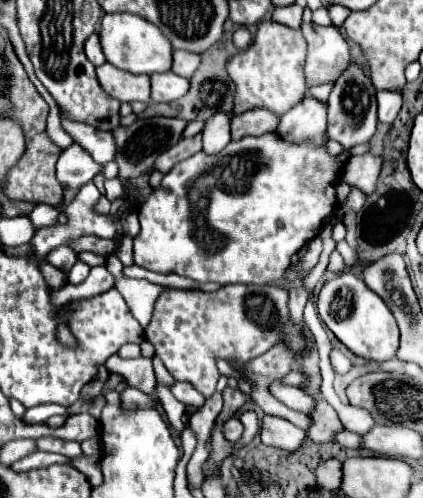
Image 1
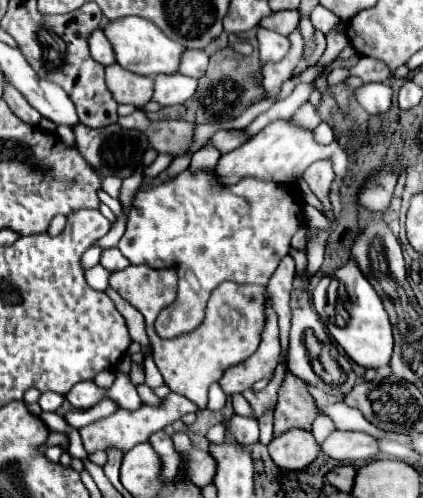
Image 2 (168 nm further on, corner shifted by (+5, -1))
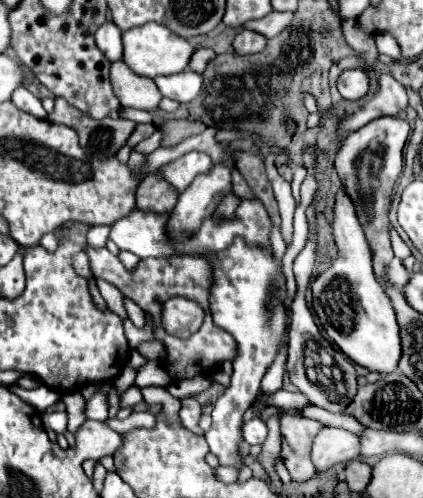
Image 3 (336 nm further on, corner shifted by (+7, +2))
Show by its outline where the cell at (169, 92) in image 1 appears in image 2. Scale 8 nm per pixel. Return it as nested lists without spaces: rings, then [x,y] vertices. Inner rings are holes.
[[[180,73],[156,75],[154,77],[154,101],[160,105],[178,105],[190,99],[196,91],[198,81]]]

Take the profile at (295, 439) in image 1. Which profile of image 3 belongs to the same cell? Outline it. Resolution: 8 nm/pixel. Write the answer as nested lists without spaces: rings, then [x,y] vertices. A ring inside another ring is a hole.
[[[284,414],[280,418],[282,462],[294,482],[306,482],[316,474],[310,462],[310,444],[322,428],[322,422],[304,416]]]

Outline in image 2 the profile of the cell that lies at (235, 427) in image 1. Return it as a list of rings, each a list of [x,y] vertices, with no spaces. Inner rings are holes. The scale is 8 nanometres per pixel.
[[[234,415],[224,425],[230,431],[230,435],[242,445],[252,445],[252,443],[258,441],[258,423],[256,423],[256,419]]]

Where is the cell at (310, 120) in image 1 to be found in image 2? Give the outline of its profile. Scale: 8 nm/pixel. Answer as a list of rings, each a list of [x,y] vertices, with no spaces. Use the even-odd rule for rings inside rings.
[[[276,119],[268,127],[264,127],[258,135],[248,139],[242,147],[222,155],[214,171],[218,175],[218,181],[226,185],[232,185],[246,175],[258,179],[278,179],[278,183],[290,183],[296,177],[300,177],[306,171],[306,167],[310,167],[314,161],[332,159],[336,177],[342,181],[348,175],[348,155],[340,153],[342,149],[330,149],[316,143],[312,129],[304,129],[296,125],[292,119]]]

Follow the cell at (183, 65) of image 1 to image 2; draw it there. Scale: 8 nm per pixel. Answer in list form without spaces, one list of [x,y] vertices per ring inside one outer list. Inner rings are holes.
[[[186,49],[186,51],[182,53],[178,73],[186,75],[186,77],[192,77],[192,79],[198,79],[198,77],[204,75],[206,67],[208,67],[208,53],[206,53],[206,51]]]

